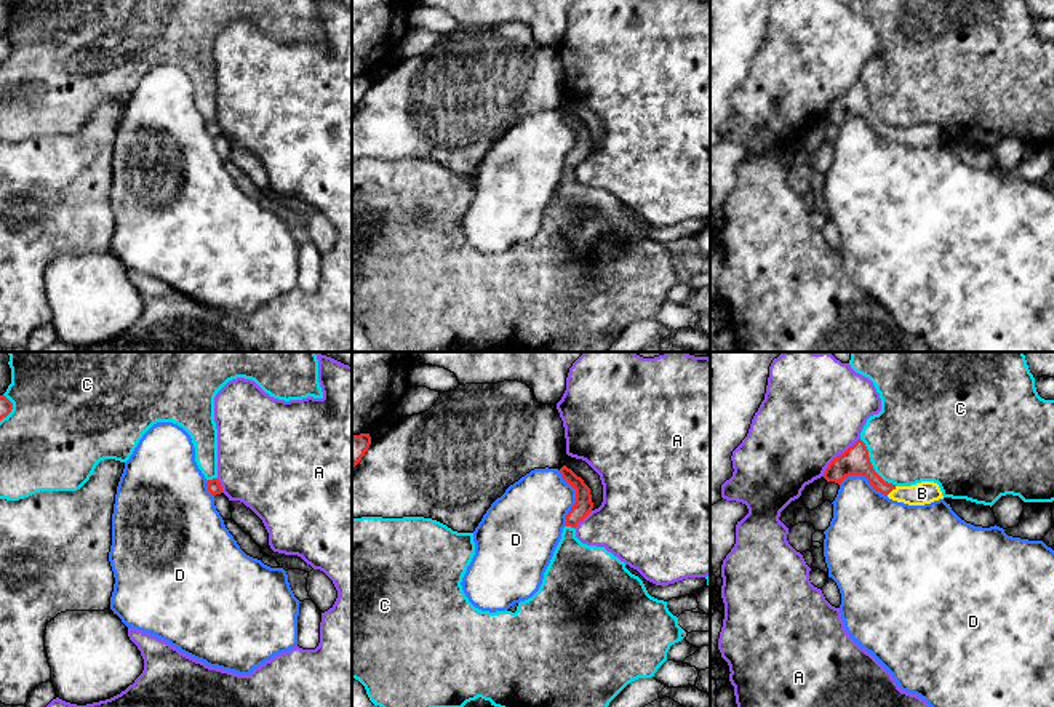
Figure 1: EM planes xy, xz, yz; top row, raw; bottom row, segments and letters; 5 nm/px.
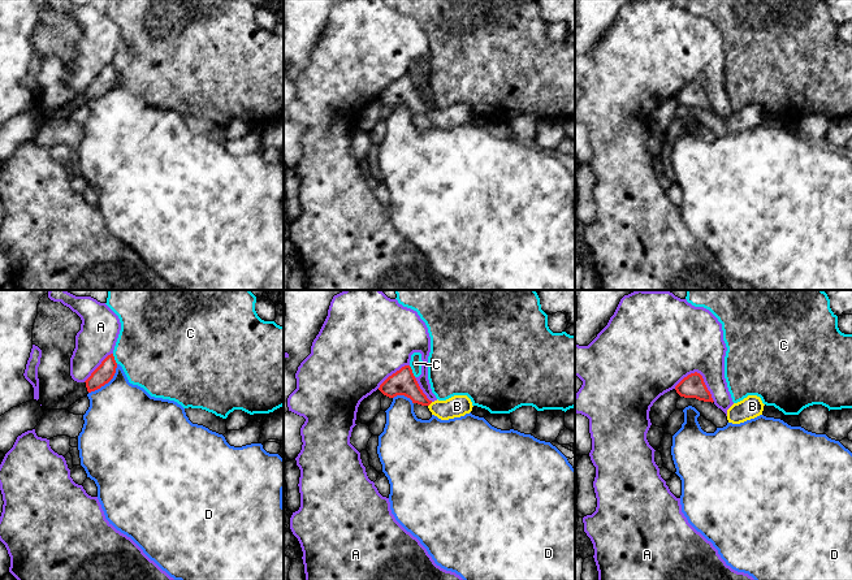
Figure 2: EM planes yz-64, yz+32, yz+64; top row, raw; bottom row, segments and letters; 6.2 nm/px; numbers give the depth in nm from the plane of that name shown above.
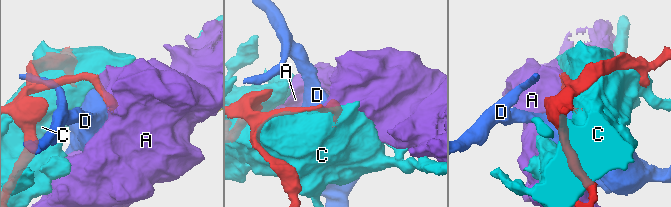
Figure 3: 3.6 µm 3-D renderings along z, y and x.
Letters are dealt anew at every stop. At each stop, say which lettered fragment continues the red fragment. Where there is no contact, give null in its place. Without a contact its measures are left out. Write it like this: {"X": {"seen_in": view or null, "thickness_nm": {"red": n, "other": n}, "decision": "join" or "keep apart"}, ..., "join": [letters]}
{"A": {"seen_in": "yz", "thickness_nm": {"red": 140, "other": 500}, "decision": "keep apart"}, "B": {"seen_in": "yz", "thickness_nm": {"red": 140, "other": 110}, "decision": "join"}, "C": {"seen_in": "yz", "thickness_nm": {"red": 140, "other": 440}, "decision": "keep apart"}, "D": {"seen_in": "xz", "thickness_nm": {"red": 90, "other": 360}, "decision": "keep apart"}, "join": ["B"]}

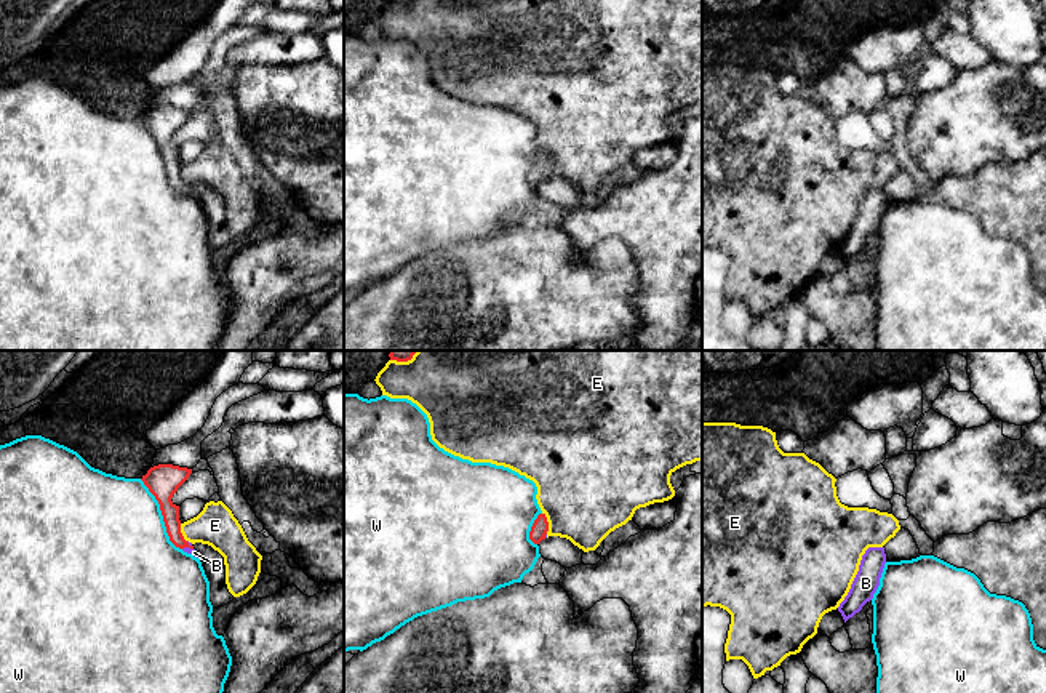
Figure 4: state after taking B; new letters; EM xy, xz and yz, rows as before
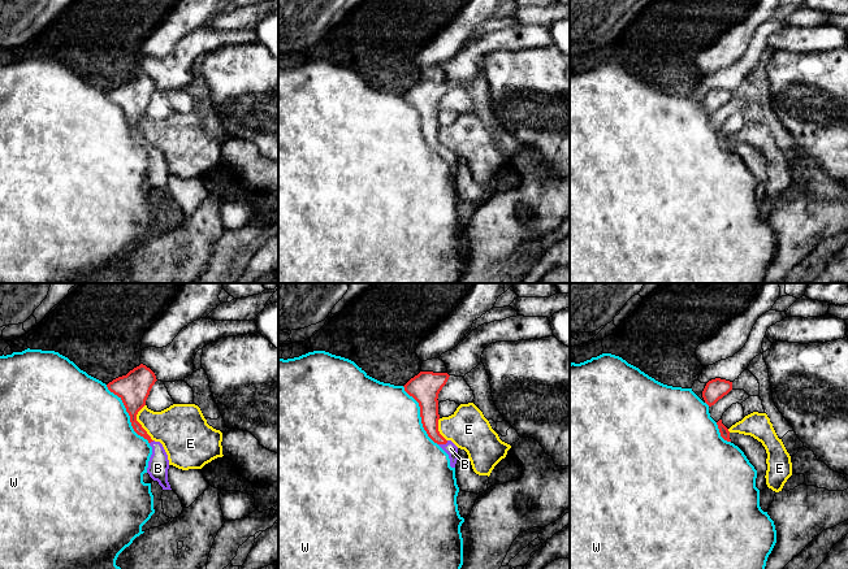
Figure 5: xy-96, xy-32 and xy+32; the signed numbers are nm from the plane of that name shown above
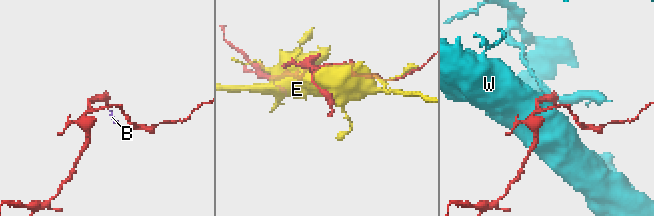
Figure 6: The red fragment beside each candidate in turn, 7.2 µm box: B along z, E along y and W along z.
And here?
{"B": {"seen_in": "xy", "thickness_nm": {"red": 90, "other": 40}, "decision": "join"}, "E": {"seen_in": "xz", "thickness_nm": {"red": 90, "other": 480}, "decision": "keep apart"}, "W": {"seen_in": "xy", "thickness_nm": {"red": 160, "other": 500}, "decision": "keep apart"}, "join": ["B"]}

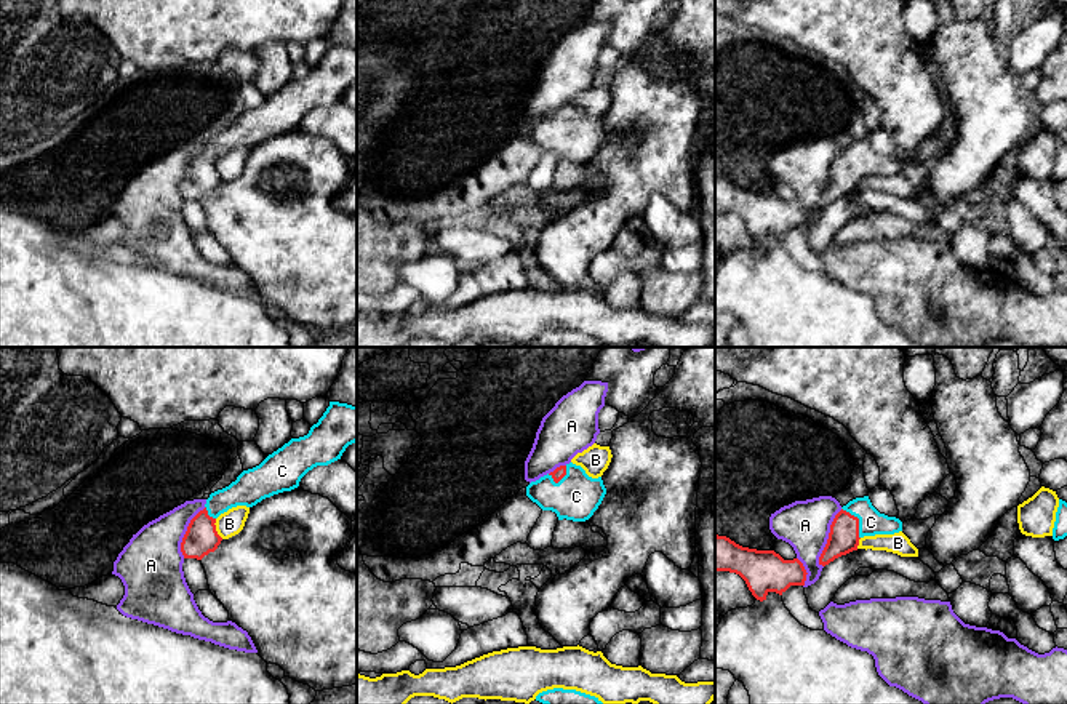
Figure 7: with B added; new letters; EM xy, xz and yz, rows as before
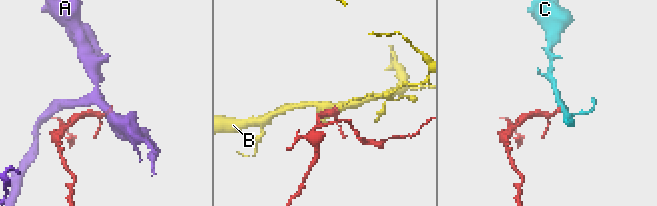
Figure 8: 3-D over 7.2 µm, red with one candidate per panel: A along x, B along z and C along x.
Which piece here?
{"A": {"seen_in": "yz", "thickness_nm": {"red": 160, "other": 240}, "decision": "keep apart"}, "B": {"seen_in": "xy", "thickness_nm": {"red": 160, "other": 130}, "decision": "keep apart"}, "C": {"seen_in": "yz", "thickness_nm": {"red": 160, "other": 130}, "decision": "keep apart"}, "join": []}

